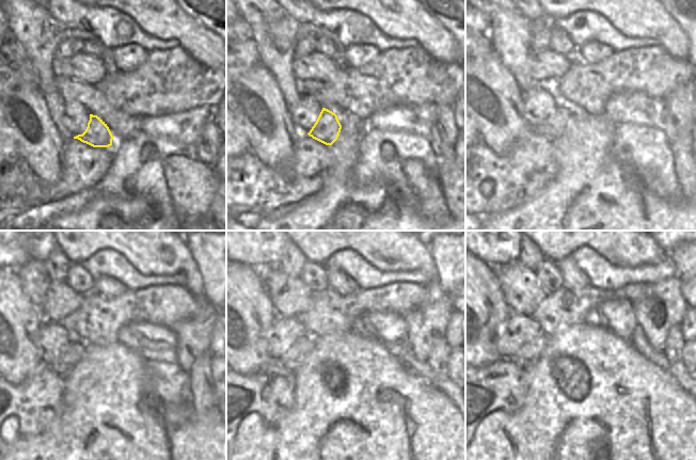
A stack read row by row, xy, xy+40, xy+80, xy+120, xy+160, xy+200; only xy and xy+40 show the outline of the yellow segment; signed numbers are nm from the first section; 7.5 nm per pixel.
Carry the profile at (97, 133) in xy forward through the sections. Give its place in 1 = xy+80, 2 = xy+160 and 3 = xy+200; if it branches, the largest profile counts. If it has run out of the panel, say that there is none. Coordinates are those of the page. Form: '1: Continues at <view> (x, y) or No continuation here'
1: Continues at xy+80 (556, 123)
2: Continues at xy+160 (291, 359)
3: Continues at xy+200 (528, 352)

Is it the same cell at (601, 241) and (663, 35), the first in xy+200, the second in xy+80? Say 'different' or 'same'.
same

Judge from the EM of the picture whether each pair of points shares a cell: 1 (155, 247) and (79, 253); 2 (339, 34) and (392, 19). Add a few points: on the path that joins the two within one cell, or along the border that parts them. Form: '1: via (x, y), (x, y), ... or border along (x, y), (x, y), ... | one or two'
1: via (136, 241), (98, 241) | one
2: border along (354, 11), (361, 12), (381, 31), (396, 38) | two

